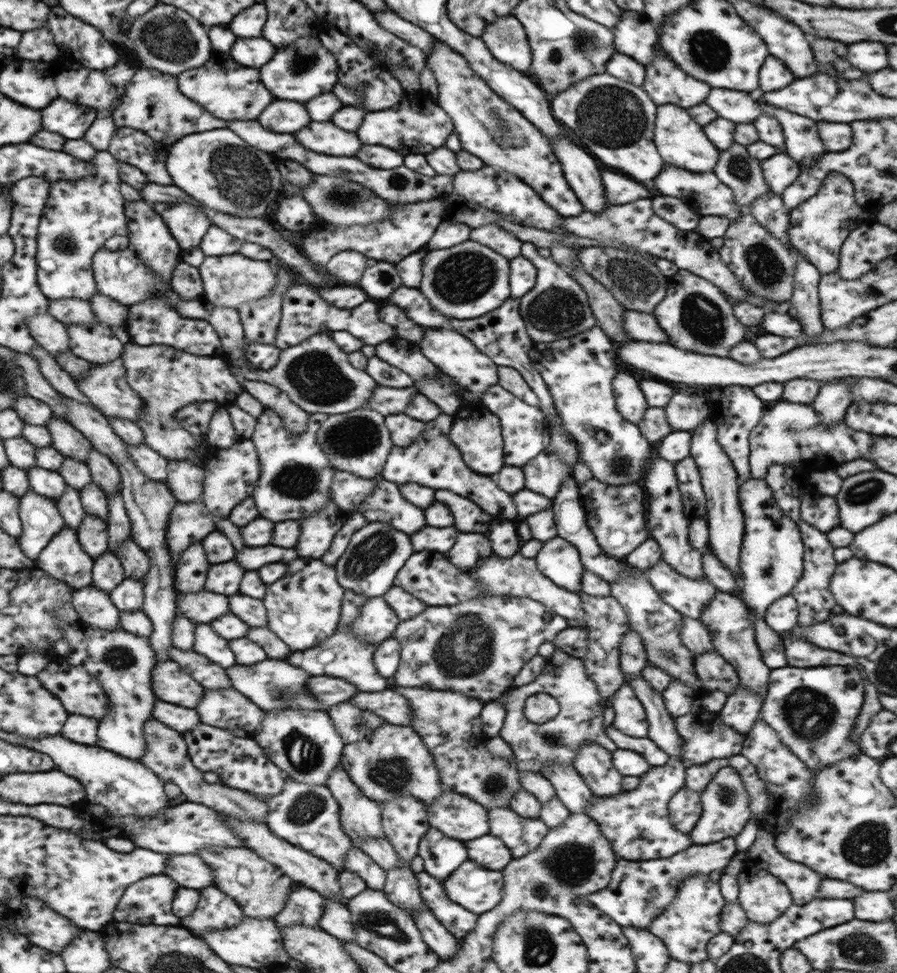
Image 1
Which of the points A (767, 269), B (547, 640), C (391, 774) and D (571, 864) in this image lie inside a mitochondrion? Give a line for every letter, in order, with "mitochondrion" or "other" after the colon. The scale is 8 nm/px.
A: mitochondrion
B: other
C: mitochondrion
D: mitochondrion

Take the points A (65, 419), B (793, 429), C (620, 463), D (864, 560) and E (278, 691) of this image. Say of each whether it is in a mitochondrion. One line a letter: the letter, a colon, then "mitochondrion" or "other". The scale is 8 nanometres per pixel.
A: other
B: mitochondrion
C: mitochondrion
D: other
E: mitochondrion

